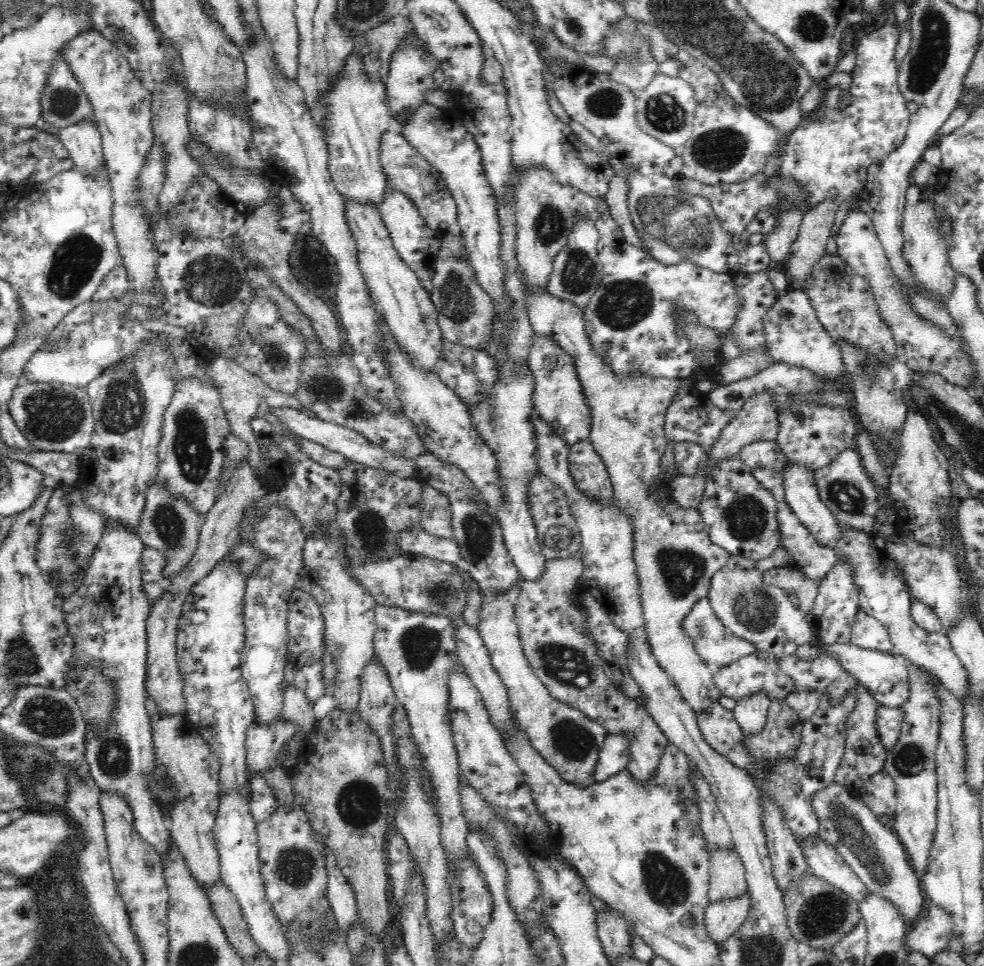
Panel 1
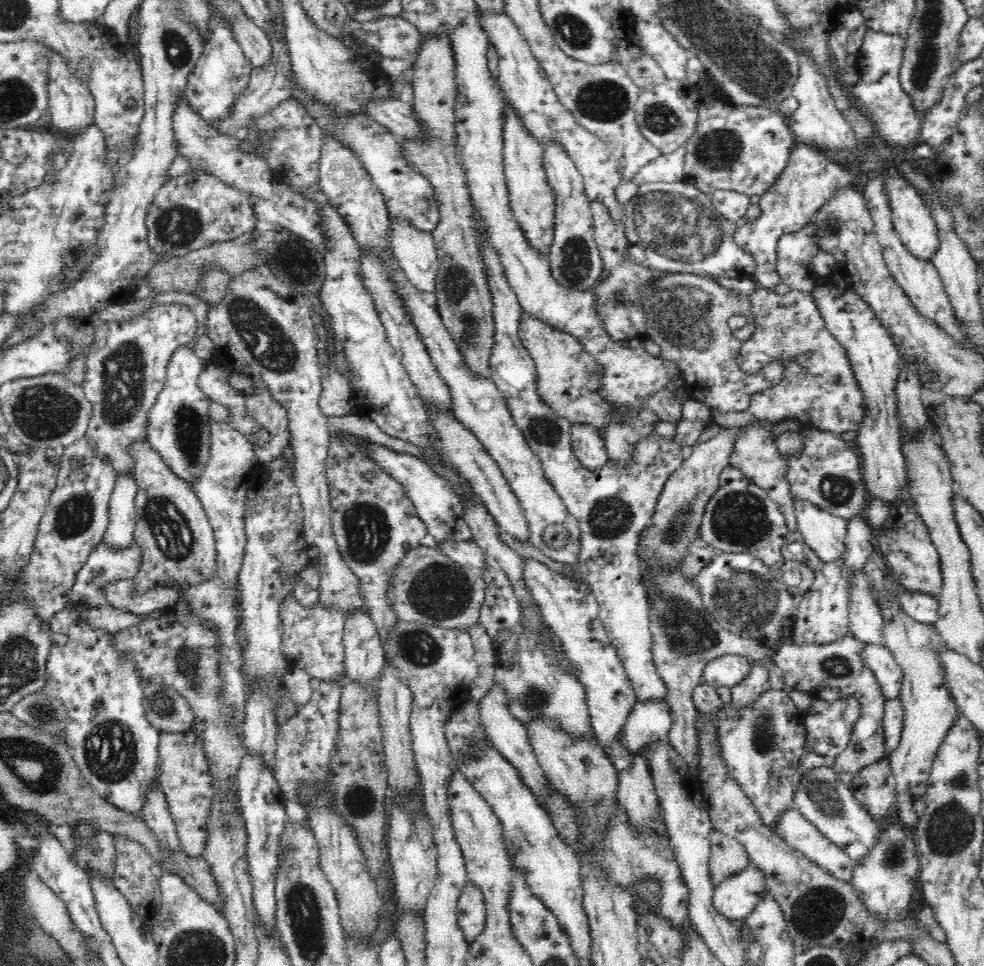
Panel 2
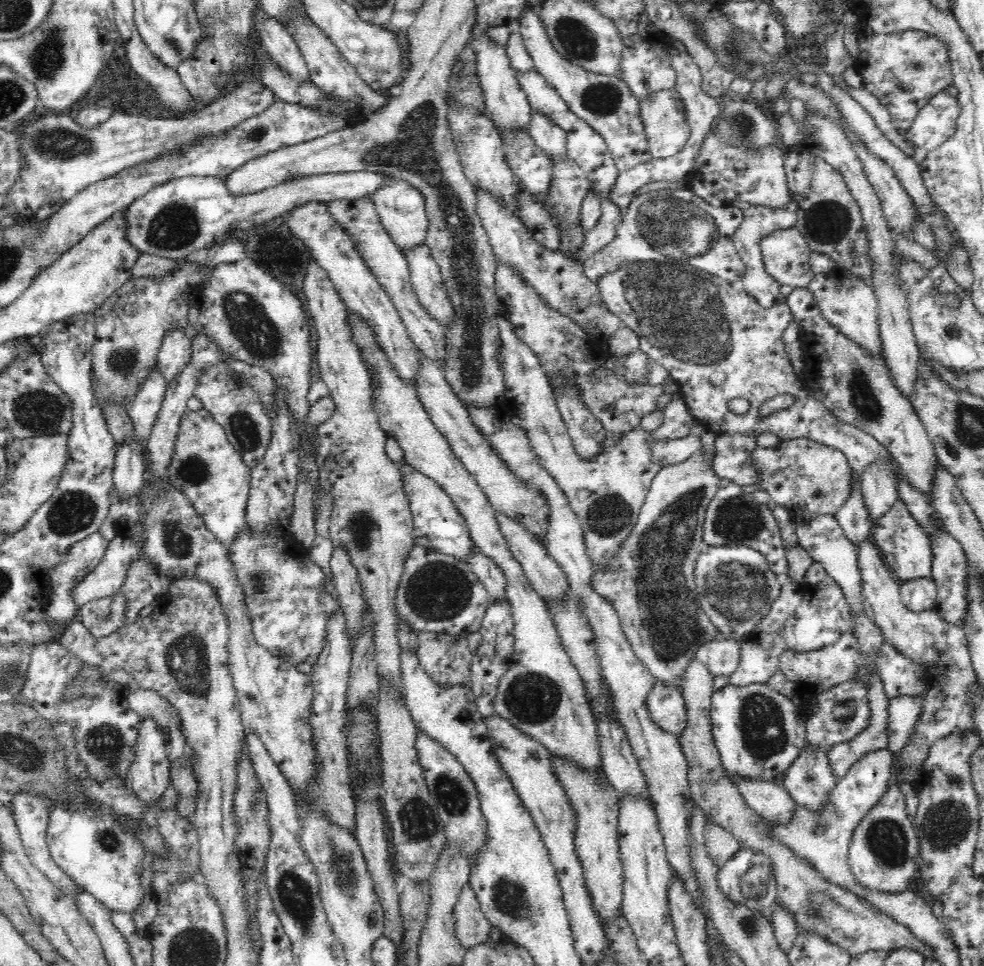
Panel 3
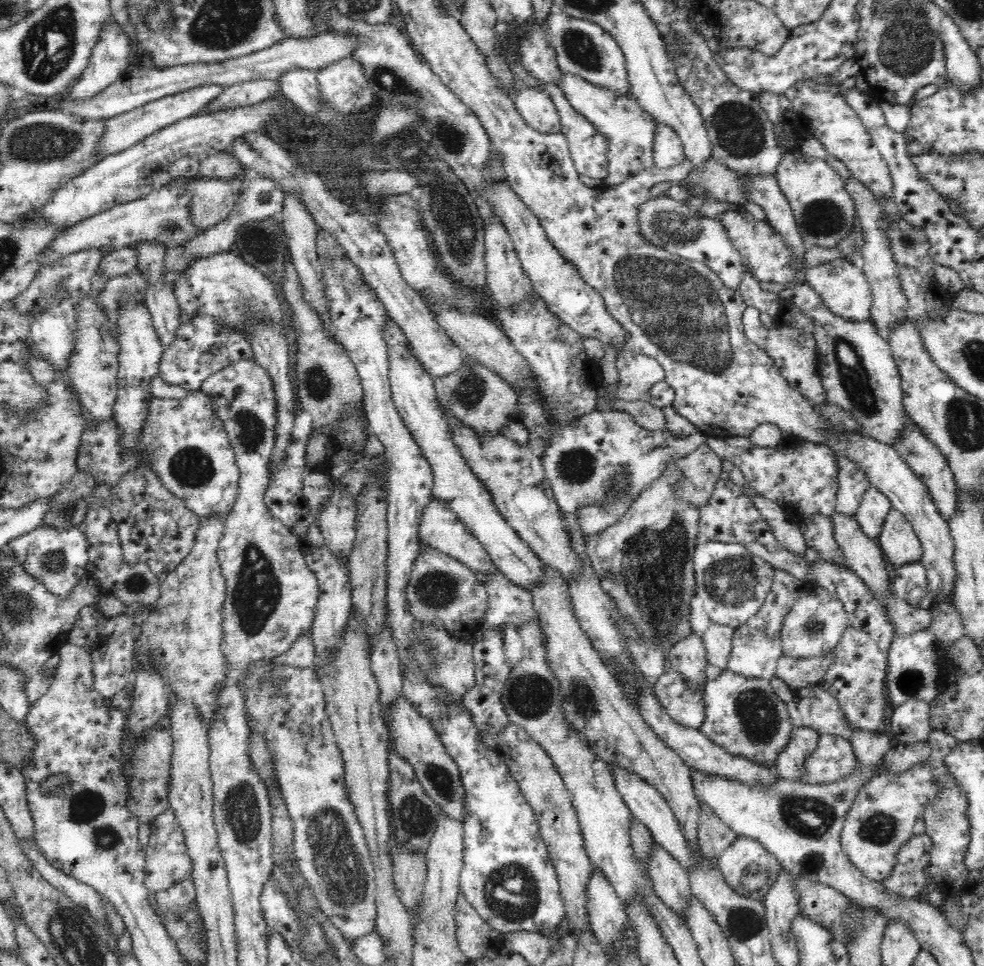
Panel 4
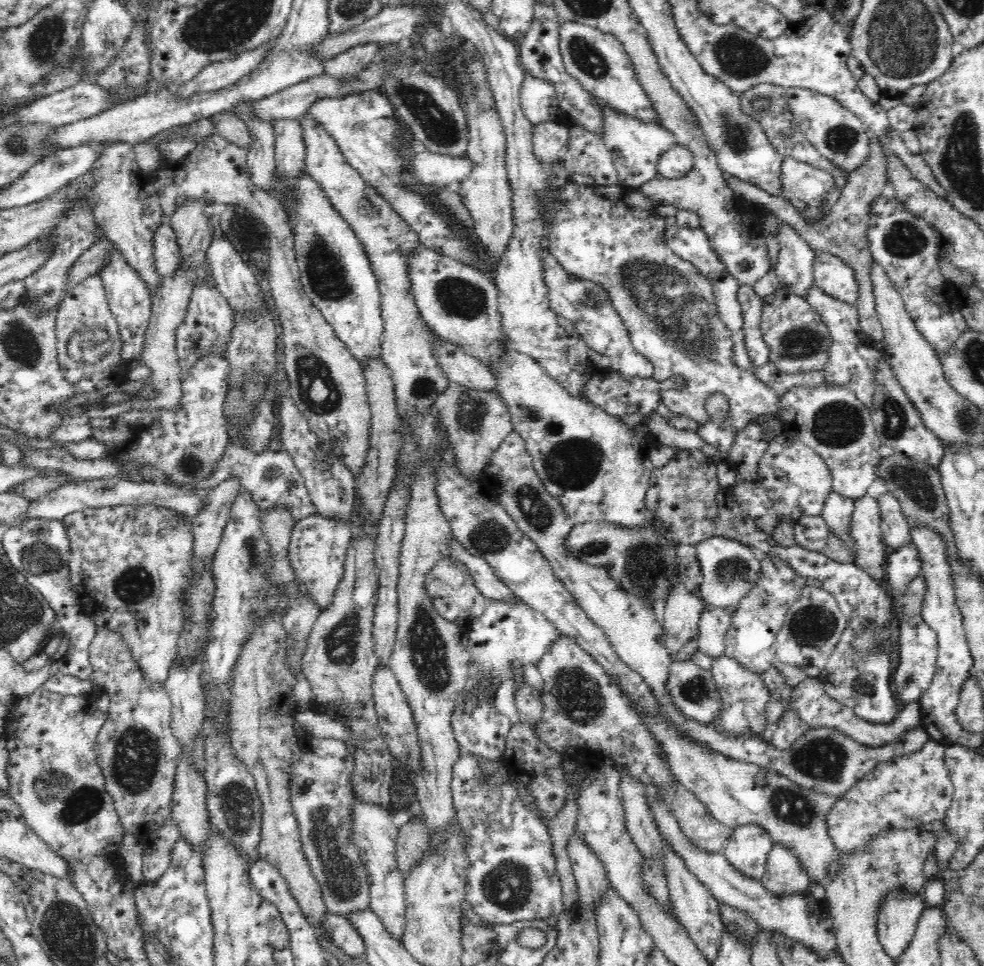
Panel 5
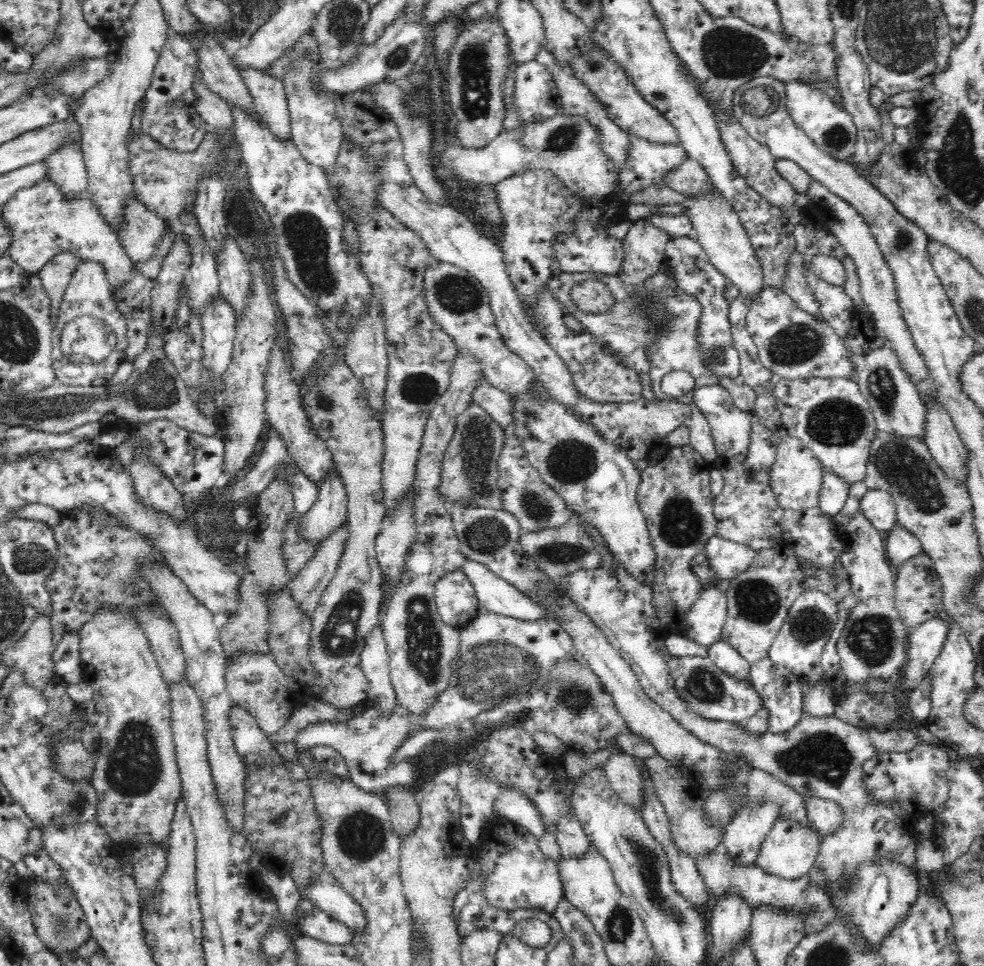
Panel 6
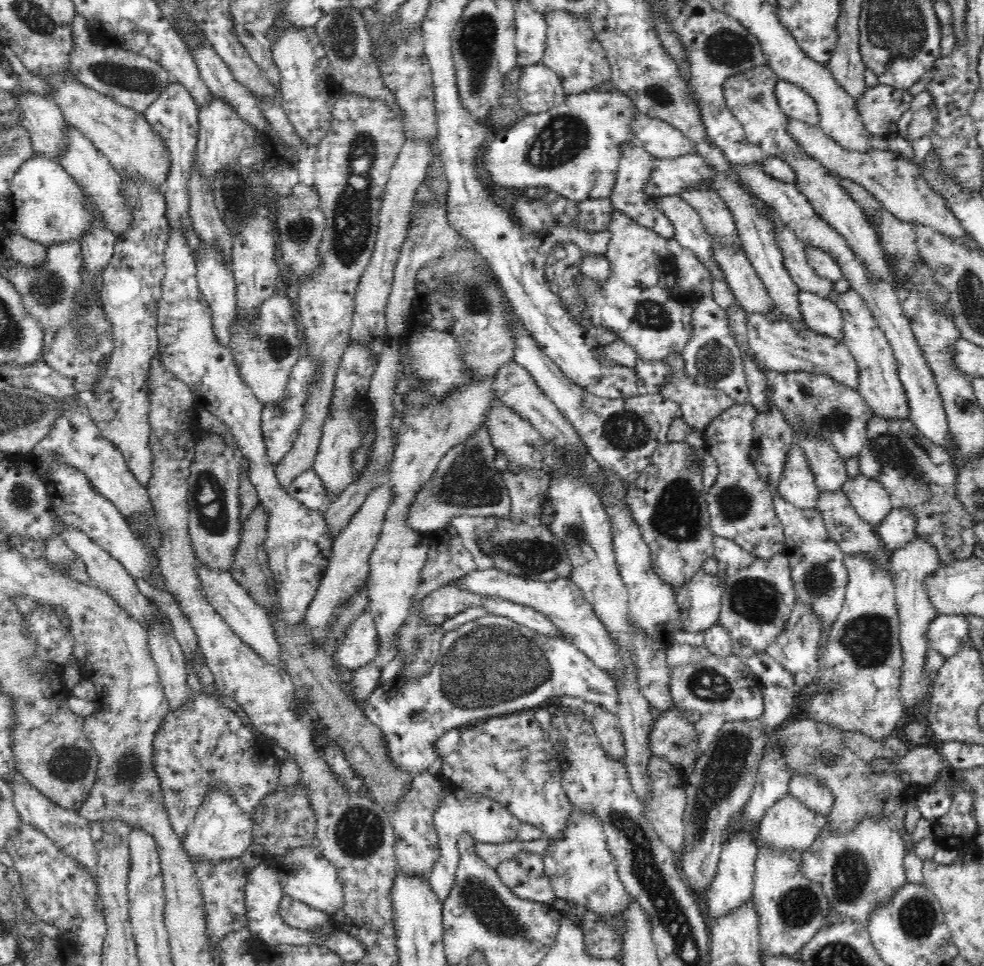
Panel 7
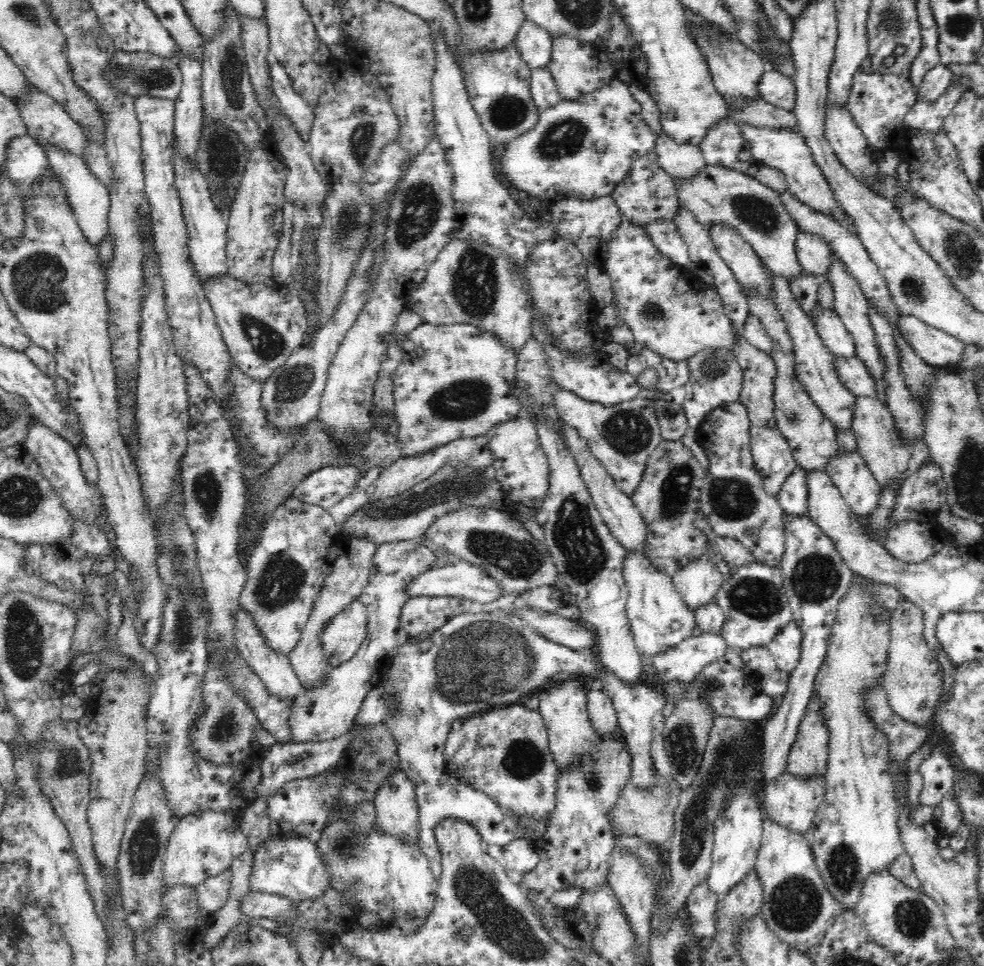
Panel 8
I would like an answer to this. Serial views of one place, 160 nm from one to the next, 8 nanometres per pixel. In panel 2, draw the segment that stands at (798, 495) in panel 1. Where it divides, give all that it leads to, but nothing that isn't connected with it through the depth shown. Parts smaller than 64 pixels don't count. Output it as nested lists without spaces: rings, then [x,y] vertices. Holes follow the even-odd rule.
[[[807,500],[794,501],[797,530],[804,542],[825,562],[844,556],[847,520],[834,516],[810,504]]]

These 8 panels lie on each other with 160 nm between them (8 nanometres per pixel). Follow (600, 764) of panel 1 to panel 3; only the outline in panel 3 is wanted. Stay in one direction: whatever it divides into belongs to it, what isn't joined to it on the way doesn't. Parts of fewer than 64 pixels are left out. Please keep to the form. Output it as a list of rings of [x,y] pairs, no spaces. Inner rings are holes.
[[[655,680],[655,686],[646,698],[646,707],[652,721],[664,732],[680,736],[686,728],[686,705],[679,686],[667,686],[662,680]]]

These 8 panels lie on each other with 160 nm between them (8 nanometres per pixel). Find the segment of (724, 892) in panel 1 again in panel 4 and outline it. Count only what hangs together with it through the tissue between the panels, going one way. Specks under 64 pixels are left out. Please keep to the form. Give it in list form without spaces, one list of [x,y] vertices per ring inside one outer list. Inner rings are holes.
[[[708,805],[699,810],[697,843],[704,857],[717,859],[739,835],[724,824]]]

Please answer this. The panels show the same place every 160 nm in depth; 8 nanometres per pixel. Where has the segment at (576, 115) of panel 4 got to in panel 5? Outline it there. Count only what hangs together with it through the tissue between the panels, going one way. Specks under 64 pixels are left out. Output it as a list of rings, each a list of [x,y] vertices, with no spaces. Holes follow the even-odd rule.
[[[572,120],[564,121],[569,126],[568,150],[562,156],[565,168],[571,173],[588,174],[600,186],[622,186],[612,154],[605,146],[604,138],[590,132]]]

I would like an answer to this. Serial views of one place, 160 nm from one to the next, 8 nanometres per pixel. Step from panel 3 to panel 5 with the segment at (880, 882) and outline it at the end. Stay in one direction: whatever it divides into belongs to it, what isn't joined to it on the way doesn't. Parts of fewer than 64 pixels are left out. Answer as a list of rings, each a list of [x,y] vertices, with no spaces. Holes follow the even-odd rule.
[[[935,741],[926,742],[918,752],[894,756],[892,760],[880,761],[867,772],[854,787],[839,797],[827,816],[828,832],[836,848],[842,852],[864,848],[880,831],[888,829],[911,829],[917,831],[921,824],[943,822],[953,798],[954,783],[946,766],[945,746]]]

